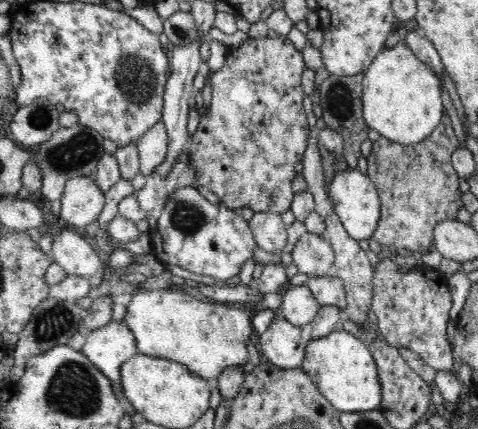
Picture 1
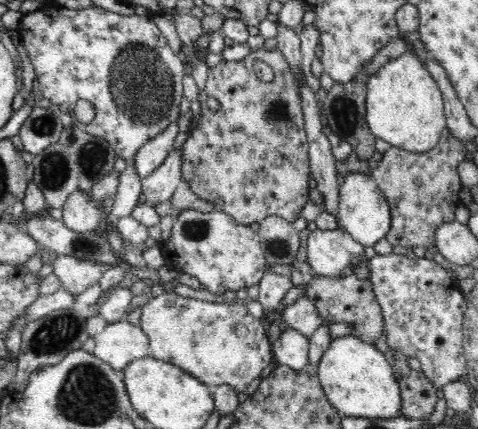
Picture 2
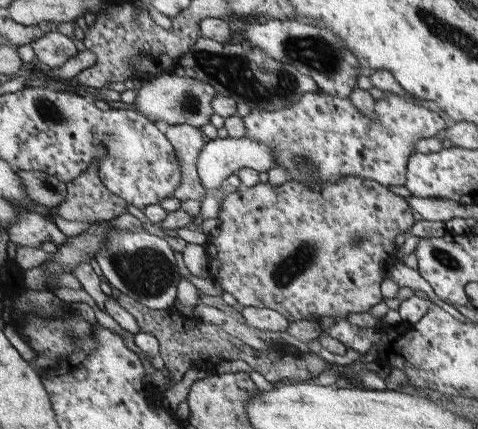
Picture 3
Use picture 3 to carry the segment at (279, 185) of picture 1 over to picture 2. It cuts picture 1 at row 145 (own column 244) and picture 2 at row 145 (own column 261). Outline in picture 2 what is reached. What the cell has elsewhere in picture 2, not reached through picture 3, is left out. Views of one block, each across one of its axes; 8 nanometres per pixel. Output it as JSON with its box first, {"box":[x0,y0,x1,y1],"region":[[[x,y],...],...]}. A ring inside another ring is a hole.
{"box":[182,48,312,228],"region":[[[262,48],[246,60],[216,64],[214,68],[208,70],[206,96],[218,98],[222,102],[222,108],[218,112],[202,108],[196,128],[188,132],[188,138],[182,148],[184,182],[188,182],[190,190],[198,198],[214,204],[218,212],[234,216],[238,224],[244,224],[248,228],[256,222],[260,224],[268,216],[282,216],[290,224],[294,224],[298,218],[302,218],[302,208],[308,202],[312,202],[310,200],[312,168],[310,168],[306,120],[300,104],[300,90],[282,52],[280,50],[264,52]],[[260,60],[266,62],[276,72],[276,80],[272,84],[264,84],[256,78],[254,64]]]}

